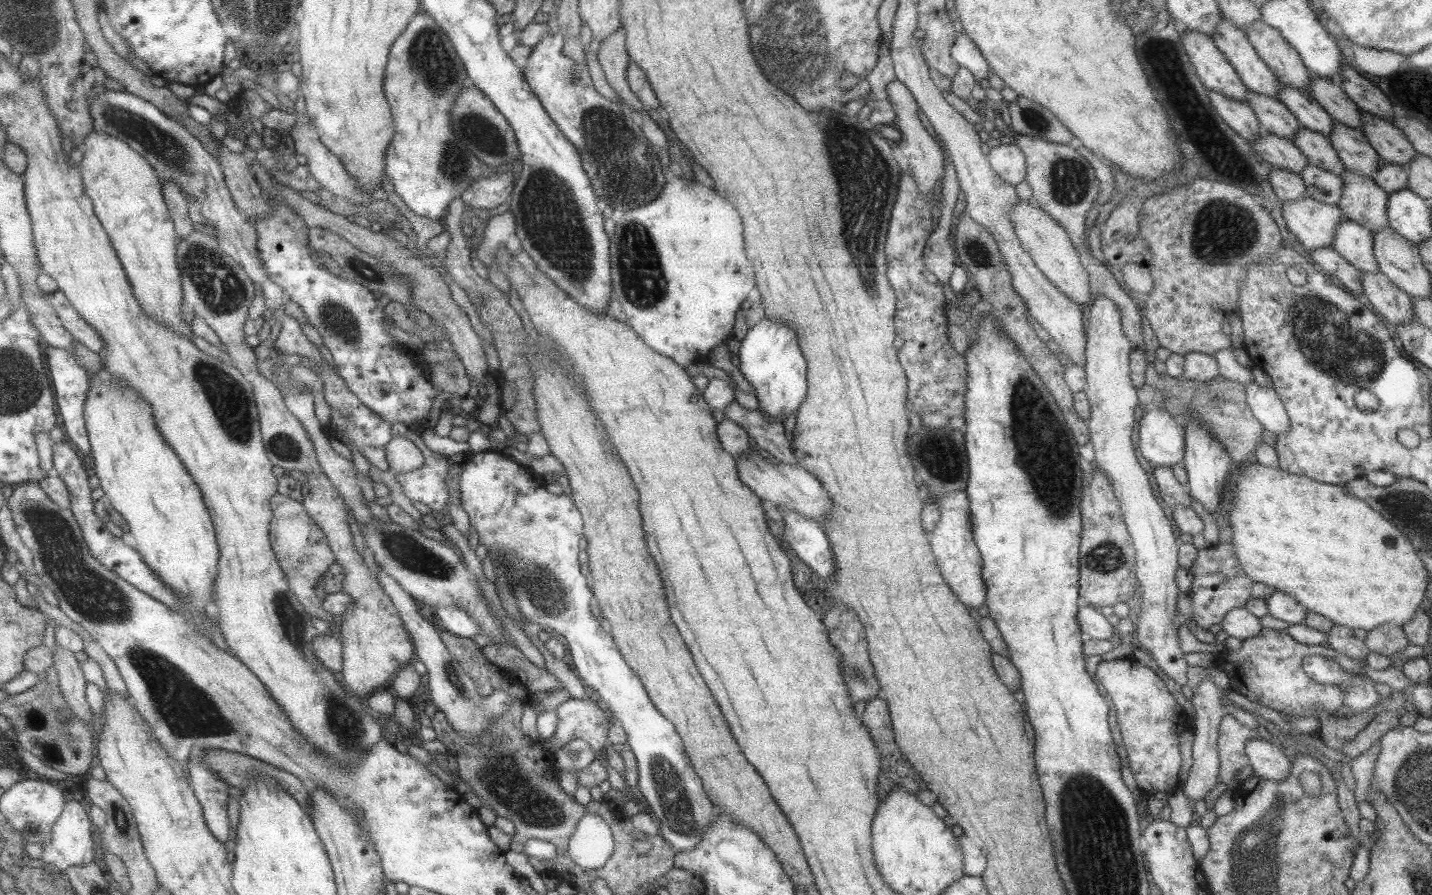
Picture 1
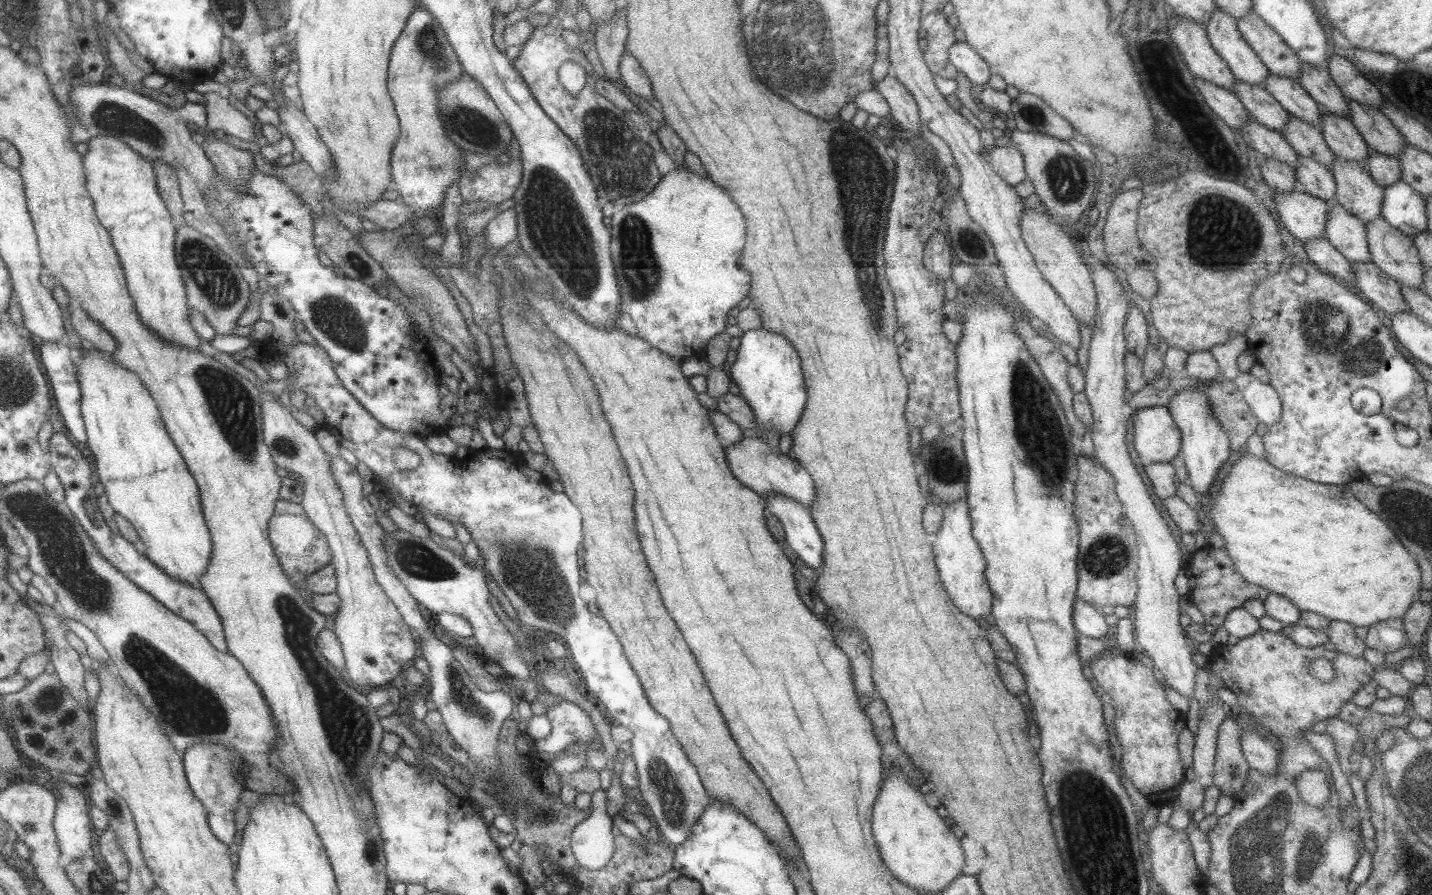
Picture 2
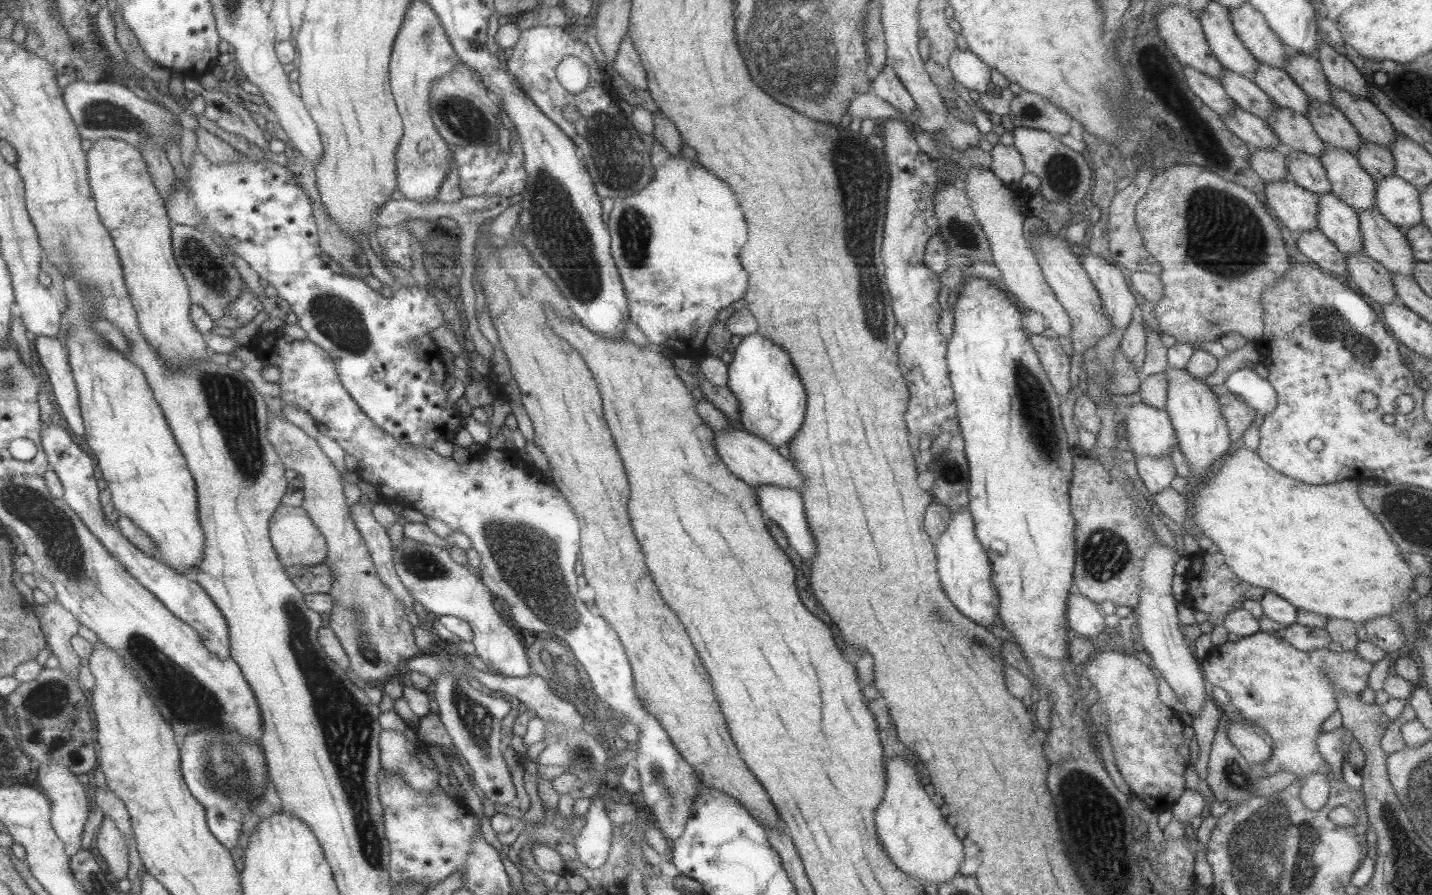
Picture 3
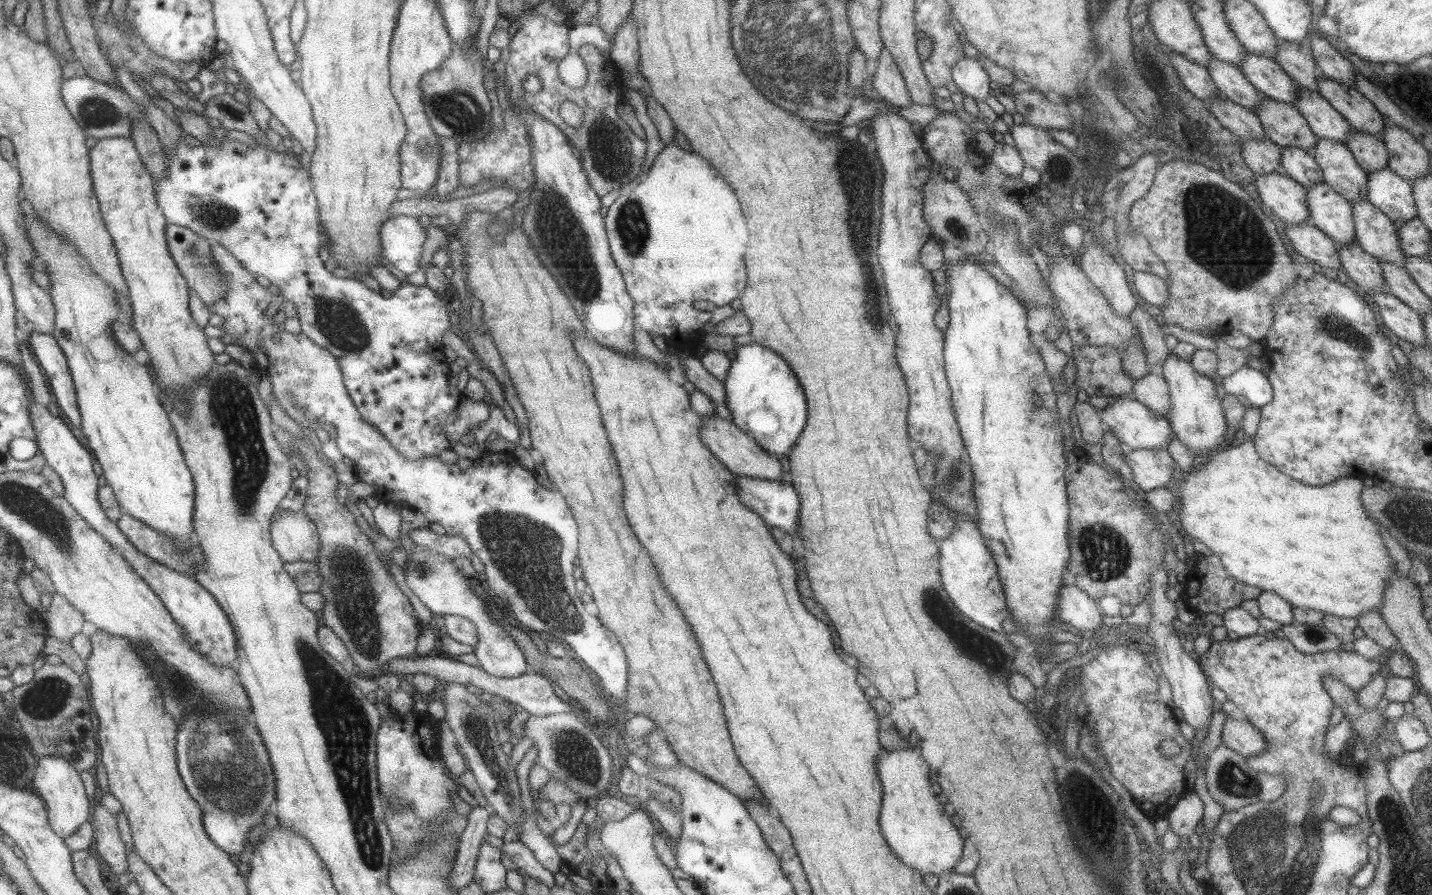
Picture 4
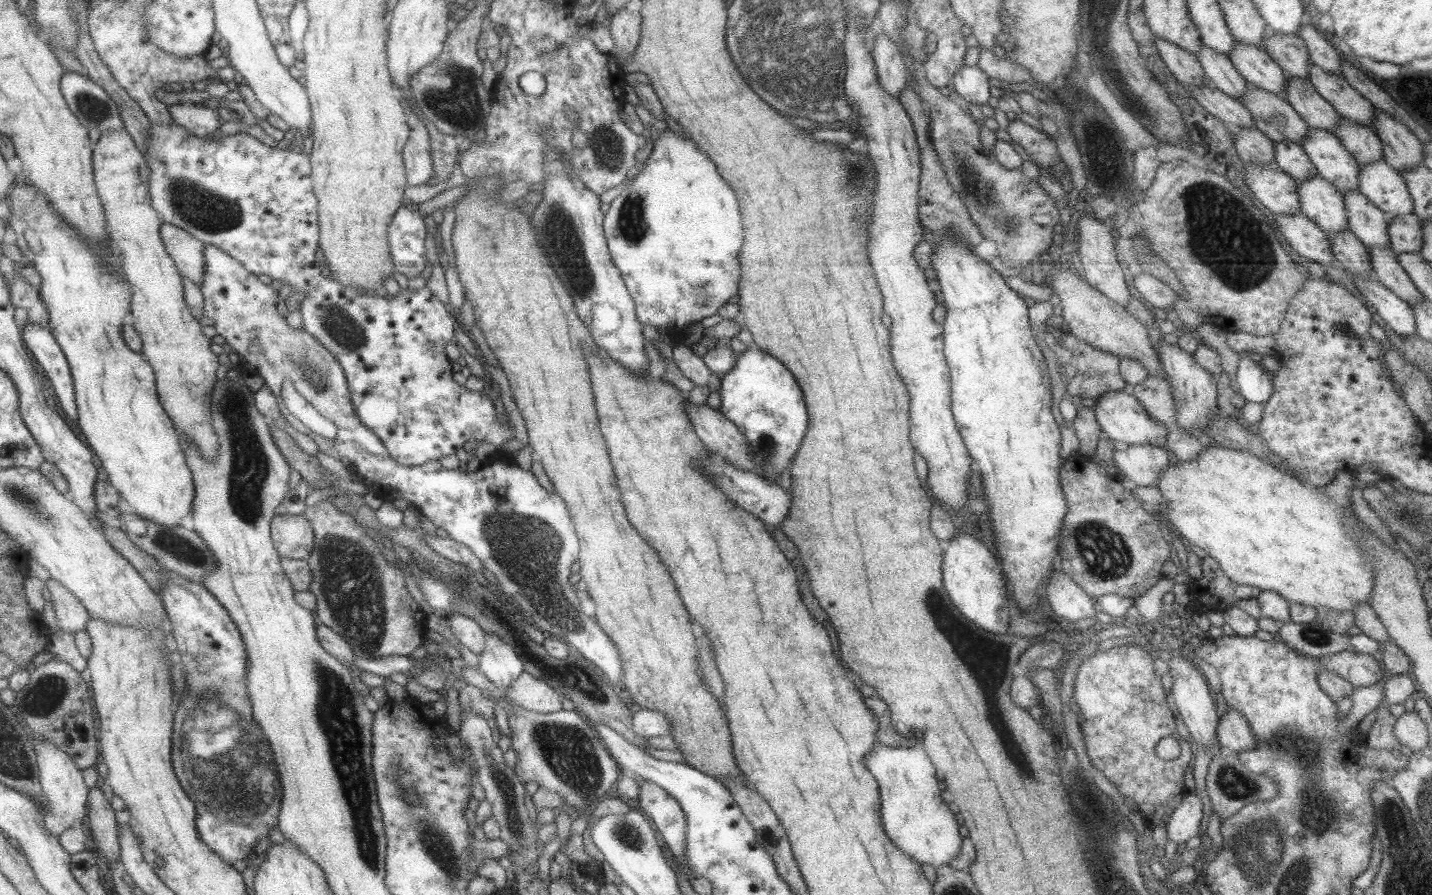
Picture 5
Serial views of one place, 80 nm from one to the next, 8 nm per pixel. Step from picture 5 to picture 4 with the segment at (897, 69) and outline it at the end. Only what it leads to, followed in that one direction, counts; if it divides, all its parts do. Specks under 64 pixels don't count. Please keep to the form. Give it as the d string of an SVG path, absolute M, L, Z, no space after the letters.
M884 46L878 57L877 70L871 78L871 88L877 96L883 97L887 103L897 105L899 108L908 107L912 104L912 100L908 95L905 81L899 74L899 68L895 66L895 60L891 58L891 54Z

